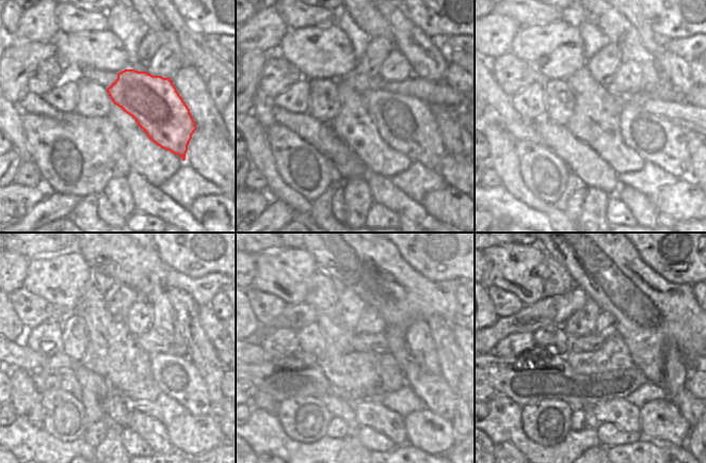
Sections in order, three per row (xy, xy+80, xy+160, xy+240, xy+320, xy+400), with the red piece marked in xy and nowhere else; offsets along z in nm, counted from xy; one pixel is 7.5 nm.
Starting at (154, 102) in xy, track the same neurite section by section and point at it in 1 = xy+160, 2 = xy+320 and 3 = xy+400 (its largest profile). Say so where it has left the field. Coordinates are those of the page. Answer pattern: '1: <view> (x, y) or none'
1: xy+160 (656, 140)
2: xy+320 (433, 390)
3: xy+400 (691, 408)

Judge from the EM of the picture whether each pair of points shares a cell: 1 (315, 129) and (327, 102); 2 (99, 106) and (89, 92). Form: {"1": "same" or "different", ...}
{"1": "different", "2": "same"}

